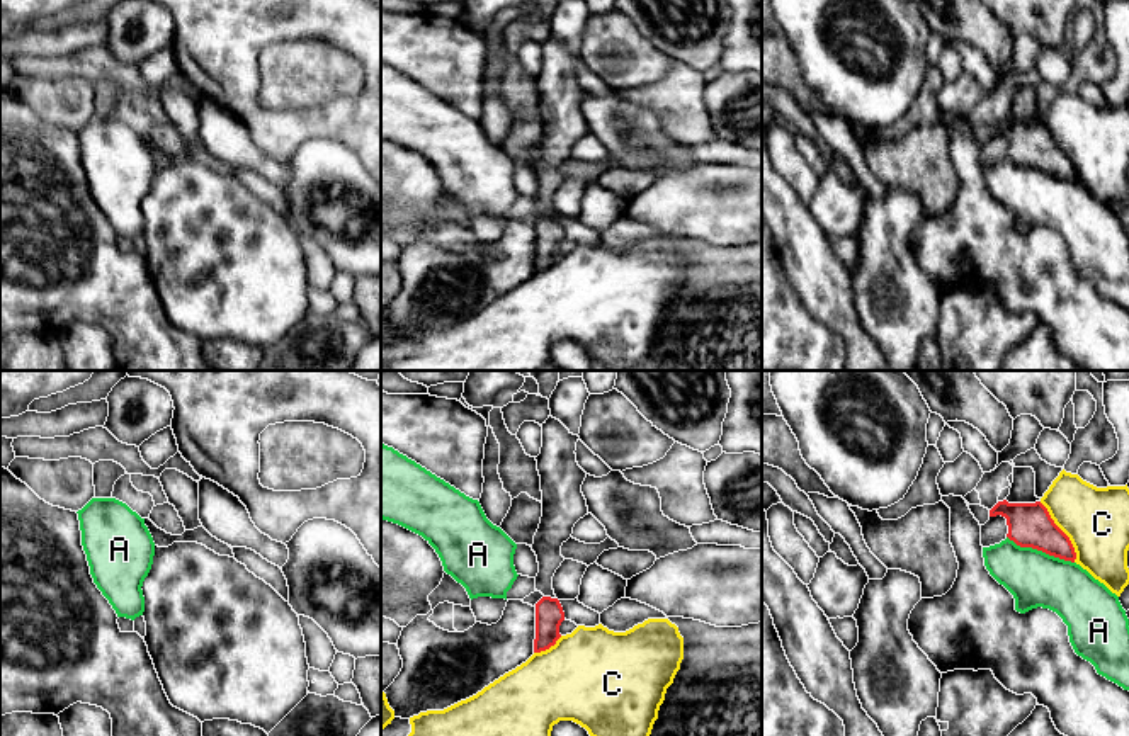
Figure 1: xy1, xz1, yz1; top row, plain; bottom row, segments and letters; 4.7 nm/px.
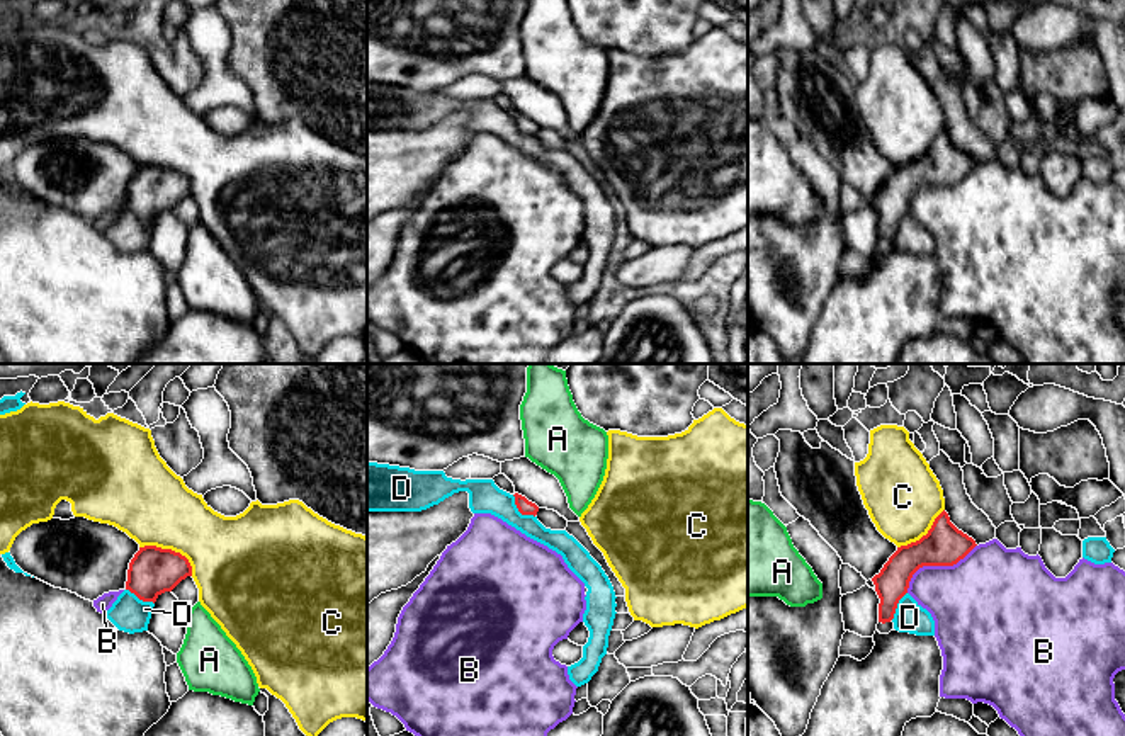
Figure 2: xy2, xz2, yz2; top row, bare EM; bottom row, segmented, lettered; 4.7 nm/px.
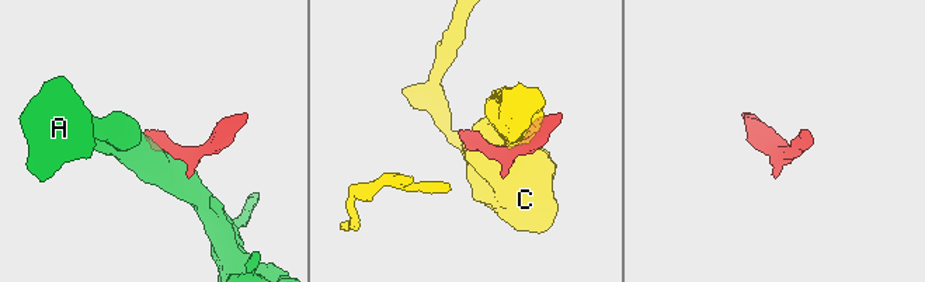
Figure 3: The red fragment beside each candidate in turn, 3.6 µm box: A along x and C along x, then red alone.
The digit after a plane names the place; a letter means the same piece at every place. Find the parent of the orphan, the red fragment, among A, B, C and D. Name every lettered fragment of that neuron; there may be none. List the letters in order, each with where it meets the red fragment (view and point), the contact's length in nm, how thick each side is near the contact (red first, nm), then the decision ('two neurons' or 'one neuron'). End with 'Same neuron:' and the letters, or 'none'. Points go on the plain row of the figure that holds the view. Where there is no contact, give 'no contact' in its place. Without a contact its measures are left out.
A: contact yz1 (1041, 169); length 340 nm; calibres 200 and 260 nm; two neurons
B: contact yz2 (935, 184); length 400 nm; calibres 200 and 400 nm; two neurons
C: contact xy2 (170, 169); length 300 nm; calibres 220 and 360 nm; two neurons
D: contact xz2 (519, 130); length 160 nm; calibres 70 and 160 nm; two neurons
Same neuron: none

